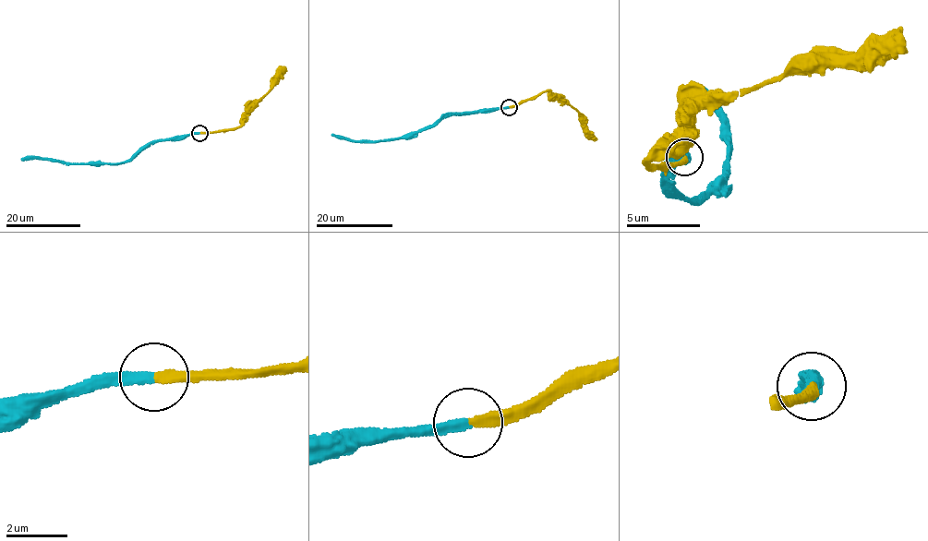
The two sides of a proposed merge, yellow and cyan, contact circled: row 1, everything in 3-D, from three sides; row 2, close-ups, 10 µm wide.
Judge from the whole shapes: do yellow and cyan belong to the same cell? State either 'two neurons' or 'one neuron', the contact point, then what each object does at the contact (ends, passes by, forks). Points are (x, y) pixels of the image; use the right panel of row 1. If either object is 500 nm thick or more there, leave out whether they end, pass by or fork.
one neuron; place (684, 157); yellow ends; cyan ends

